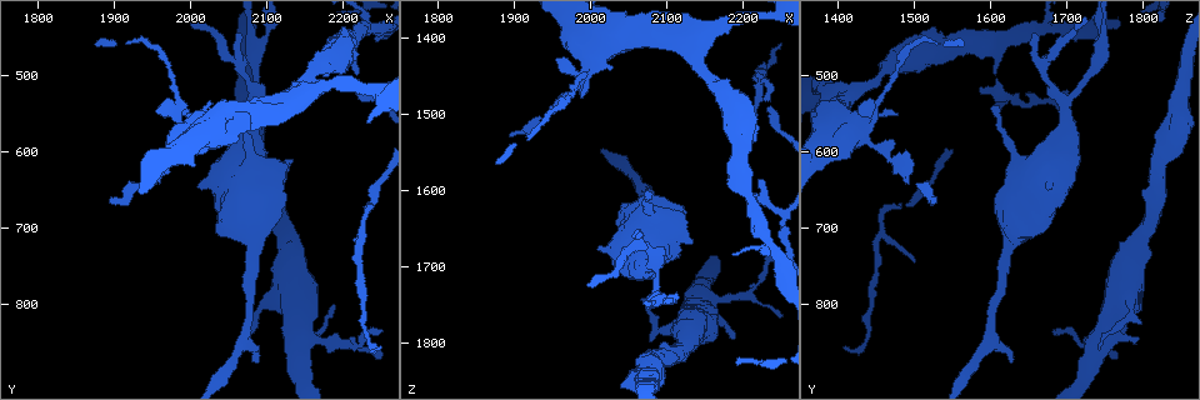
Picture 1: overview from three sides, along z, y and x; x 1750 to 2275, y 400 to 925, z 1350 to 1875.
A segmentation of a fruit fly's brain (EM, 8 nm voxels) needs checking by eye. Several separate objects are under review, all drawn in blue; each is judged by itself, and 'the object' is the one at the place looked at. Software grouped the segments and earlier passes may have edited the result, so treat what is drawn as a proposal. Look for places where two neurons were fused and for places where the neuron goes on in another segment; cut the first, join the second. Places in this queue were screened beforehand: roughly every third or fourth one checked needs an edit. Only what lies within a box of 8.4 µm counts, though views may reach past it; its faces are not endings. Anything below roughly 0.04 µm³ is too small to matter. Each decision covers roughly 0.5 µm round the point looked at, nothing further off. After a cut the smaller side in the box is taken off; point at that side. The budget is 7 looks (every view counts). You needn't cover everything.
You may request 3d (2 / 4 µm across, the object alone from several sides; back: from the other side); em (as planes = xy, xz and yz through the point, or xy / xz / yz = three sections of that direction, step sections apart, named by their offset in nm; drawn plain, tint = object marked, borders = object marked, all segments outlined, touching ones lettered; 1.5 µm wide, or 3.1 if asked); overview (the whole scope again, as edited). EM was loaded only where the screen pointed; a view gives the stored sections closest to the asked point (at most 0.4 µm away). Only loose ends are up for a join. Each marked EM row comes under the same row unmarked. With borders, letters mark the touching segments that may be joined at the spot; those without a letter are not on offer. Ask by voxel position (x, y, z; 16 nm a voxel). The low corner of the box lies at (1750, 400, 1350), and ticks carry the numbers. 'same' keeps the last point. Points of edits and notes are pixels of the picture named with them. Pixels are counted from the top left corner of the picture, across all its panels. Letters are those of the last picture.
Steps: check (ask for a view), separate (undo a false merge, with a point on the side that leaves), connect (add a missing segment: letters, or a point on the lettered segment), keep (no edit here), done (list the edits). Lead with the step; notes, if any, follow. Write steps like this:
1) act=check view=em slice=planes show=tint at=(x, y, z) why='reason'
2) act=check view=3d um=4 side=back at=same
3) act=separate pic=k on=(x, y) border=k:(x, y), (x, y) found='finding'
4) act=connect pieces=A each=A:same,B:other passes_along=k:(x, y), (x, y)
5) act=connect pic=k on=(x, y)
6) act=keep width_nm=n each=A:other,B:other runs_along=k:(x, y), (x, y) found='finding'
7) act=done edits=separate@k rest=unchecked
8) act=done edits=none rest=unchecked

act=check view=3d um=2 at=(2085, 540, 1600) why='an open end'

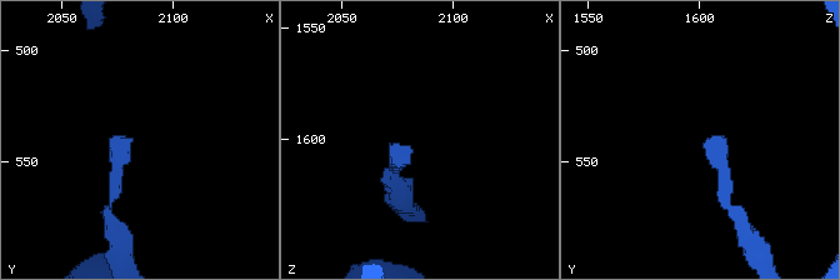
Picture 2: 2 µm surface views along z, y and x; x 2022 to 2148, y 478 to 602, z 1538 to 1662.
act=check view=em slice=xy step=8 show=borders at=(2082, 539, 1604)

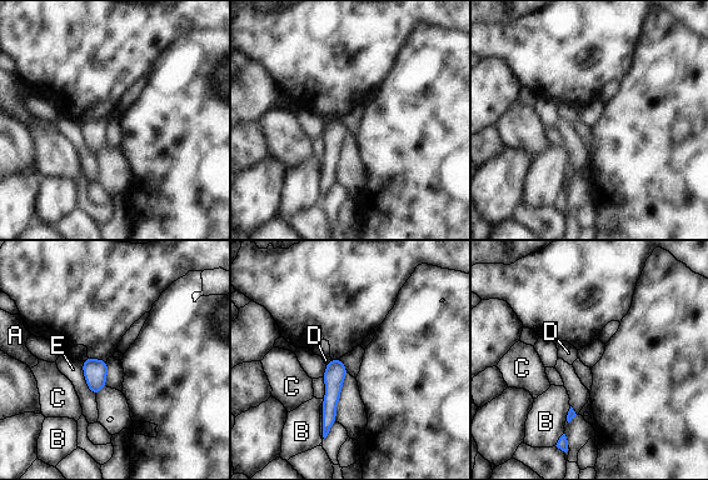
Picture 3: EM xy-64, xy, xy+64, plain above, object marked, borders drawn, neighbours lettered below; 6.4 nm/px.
act=check view=em slice=planes show=borders at=same why='another direction'

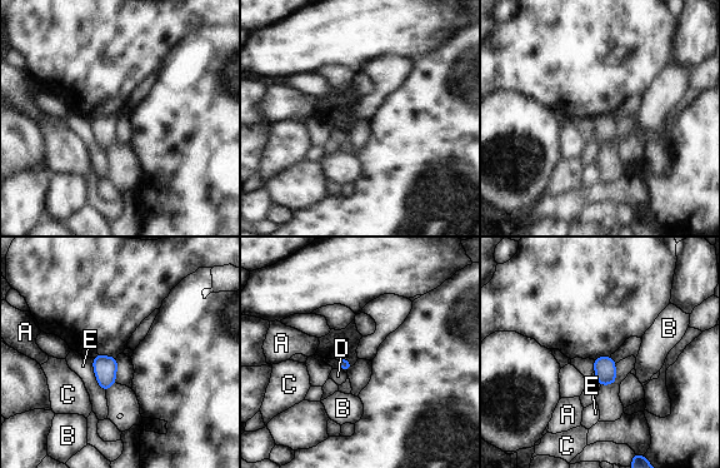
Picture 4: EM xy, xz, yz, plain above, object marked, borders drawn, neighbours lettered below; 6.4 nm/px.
act=keep each=A:other,B:other,C:other,D:other,E:other found='no lettered segment goes on from it'

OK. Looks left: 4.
act=check view=3d um=4 at=(2065, 855, 1740) why='branch stops here'

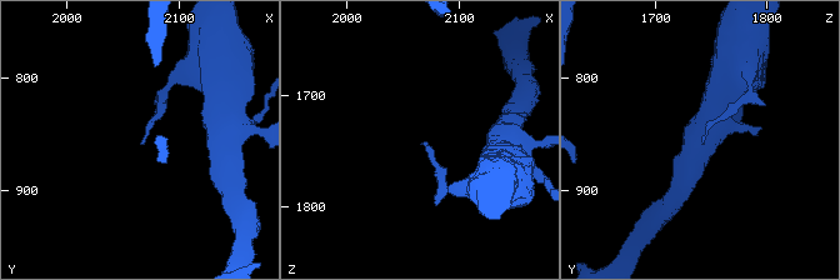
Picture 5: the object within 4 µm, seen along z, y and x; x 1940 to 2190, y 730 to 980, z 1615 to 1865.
act=check view=em slice=xy step=8 show=tint at=(2066, 858, 1742) why='now the EM'

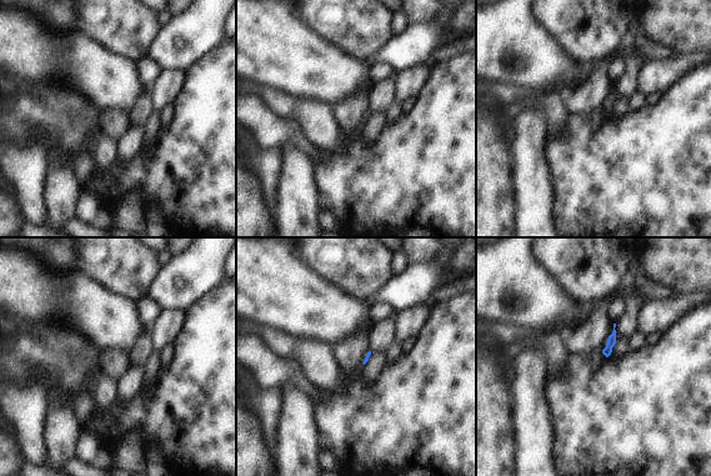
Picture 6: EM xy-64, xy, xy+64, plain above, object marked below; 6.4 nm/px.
act=check view=em slice=xy step=8 show=borders at=same

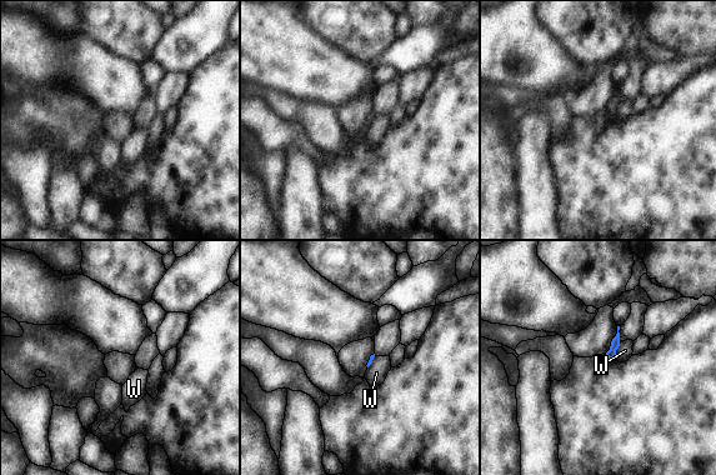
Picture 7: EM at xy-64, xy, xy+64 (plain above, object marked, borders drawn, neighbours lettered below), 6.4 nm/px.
act=keep longest_contact=W:100nm each=W:other border=7:(620, 343), (614, 356) found='no lettered segment goes on from it'

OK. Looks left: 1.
act=done edits=none rest=unchecked

